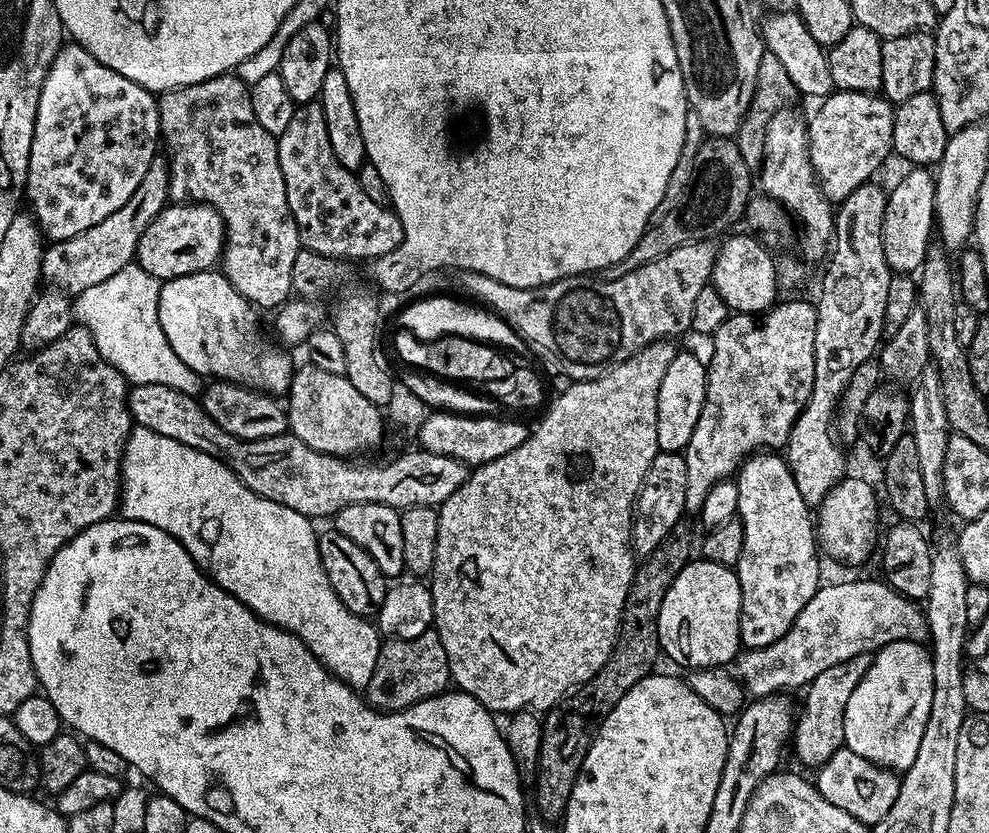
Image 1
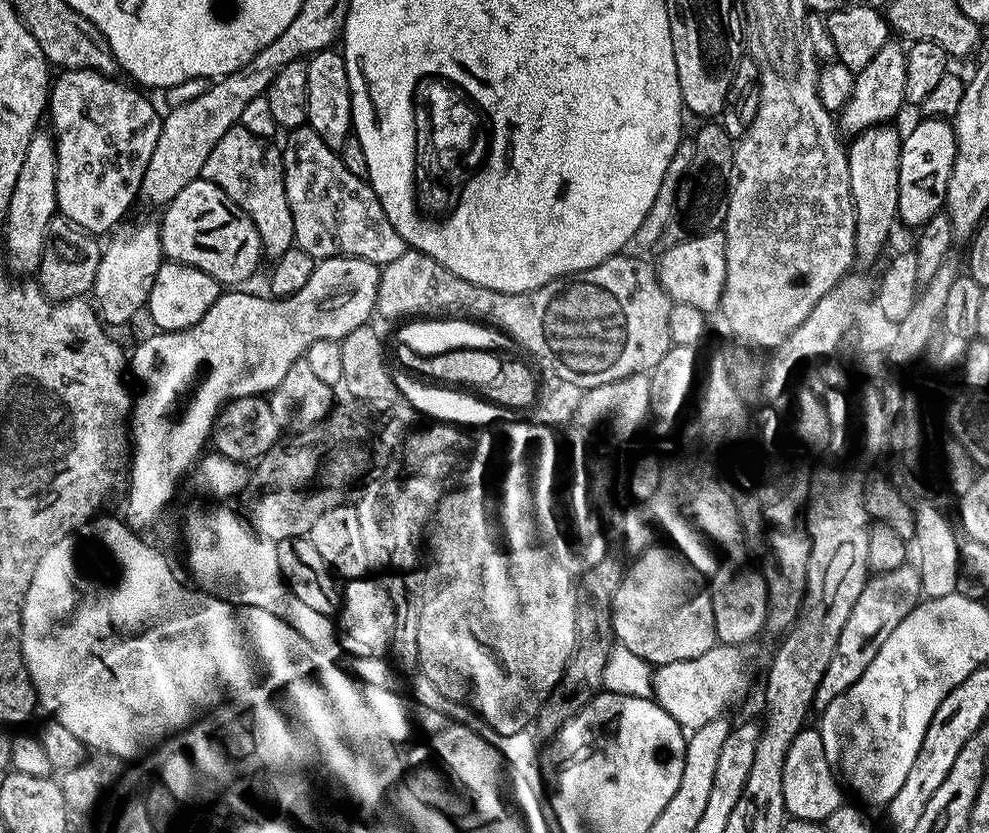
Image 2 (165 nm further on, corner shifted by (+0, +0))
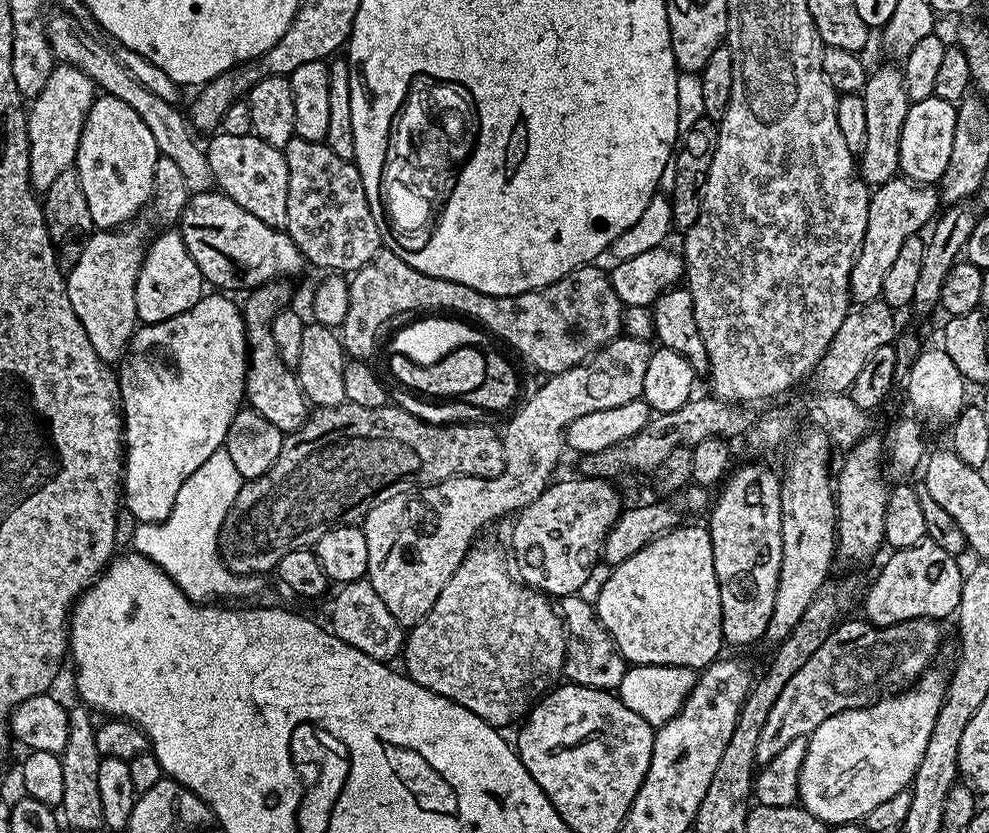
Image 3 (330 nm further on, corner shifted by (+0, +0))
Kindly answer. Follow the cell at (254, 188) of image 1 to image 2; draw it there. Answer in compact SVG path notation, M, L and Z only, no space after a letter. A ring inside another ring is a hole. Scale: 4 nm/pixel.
M239 126L226 130L226 134L218 138L218 146L210 150L202 176L218 185L254 222L265 257L281 256L294 247L294 218L286 198L282 152L277 145L275 148L265 137L250 134L250 130Z

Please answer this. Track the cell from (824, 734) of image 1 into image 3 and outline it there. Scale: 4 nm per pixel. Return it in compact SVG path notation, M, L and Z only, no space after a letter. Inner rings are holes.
M925 539L923 542L901 548L891 553L892 557L884 564L884 569L876 576L872 589L868 592L868 613L867 619L877 627L886 625L901 624L907 620L935 620L939 621L940 616L948 616L957 611L962 598L962 586L964 585L965 573L960 572L961 561L955 556L946 554L942 546L934 541Z

